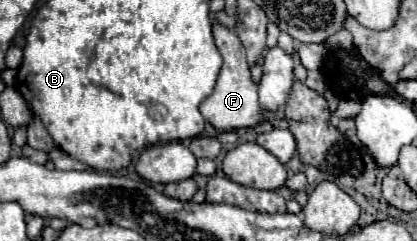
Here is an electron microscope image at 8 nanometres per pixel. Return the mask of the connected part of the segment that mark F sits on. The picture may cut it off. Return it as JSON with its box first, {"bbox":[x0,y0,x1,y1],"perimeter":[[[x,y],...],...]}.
{"bbox":[201,22,263,132],"perimeter":[[[213,22],[213,40],[223,58],[223,68],[219,72],[213,94],[201,102],[201,114],[209,124],[213,124],[221,132],[237,130],[237,128],[251,128],[257,122],[261,122],[263,110],[257,100],[257,84],[251,80],[251,70],[245,60],[245,48],[239,42],[235,32],[231,32],[225,26],[219,26],[217,22]]]}

